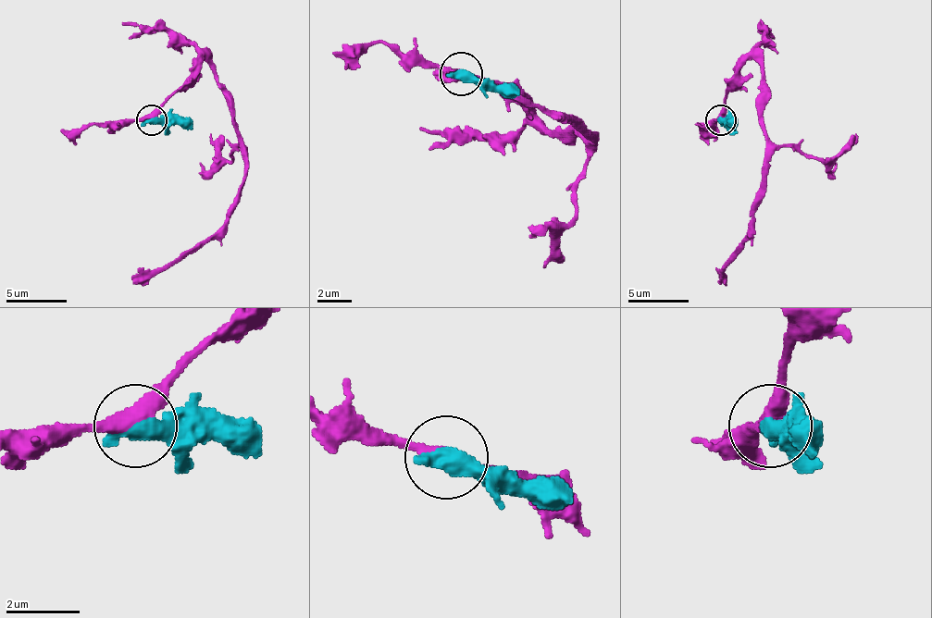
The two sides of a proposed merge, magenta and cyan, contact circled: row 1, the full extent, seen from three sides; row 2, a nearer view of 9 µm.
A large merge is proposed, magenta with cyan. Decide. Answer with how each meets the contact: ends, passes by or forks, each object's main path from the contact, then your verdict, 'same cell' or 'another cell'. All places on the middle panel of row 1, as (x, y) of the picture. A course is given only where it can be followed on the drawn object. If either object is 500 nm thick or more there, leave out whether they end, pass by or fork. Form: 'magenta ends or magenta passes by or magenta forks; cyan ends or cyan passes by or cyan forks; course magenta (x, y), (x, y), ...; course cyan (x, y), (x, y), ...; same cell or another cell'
course magenta (460, 73), (499, 81), (546, 133), (576, 133), (593, 137), (576, 120), (541, 107), (481, 77), (434, 73); course cyan (460, 73), (511, 86), (520, 94); another cell

